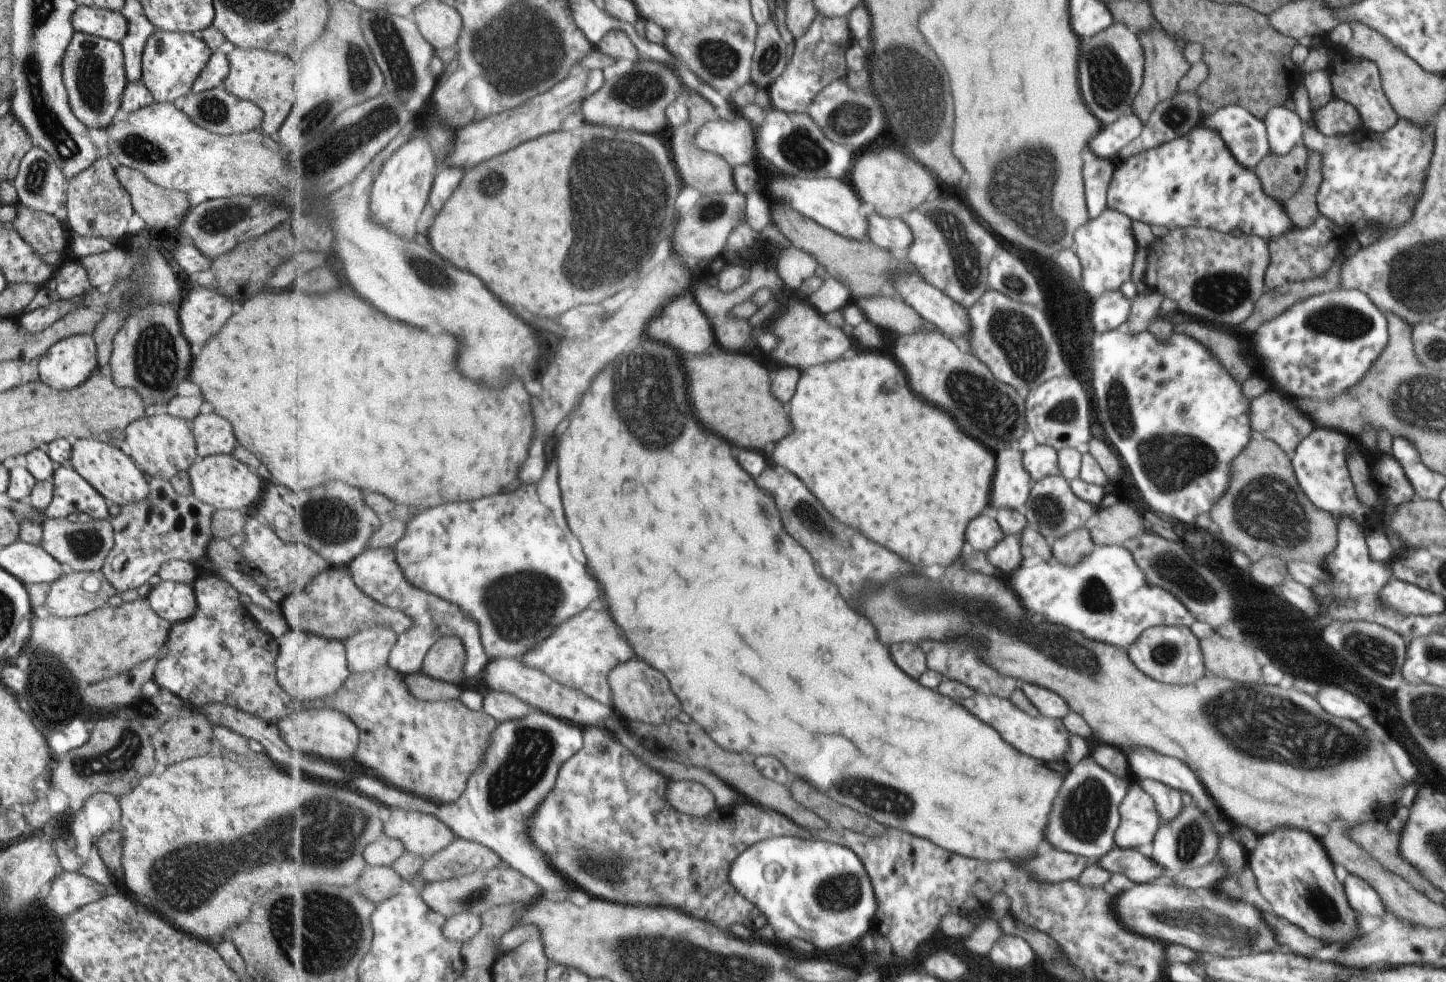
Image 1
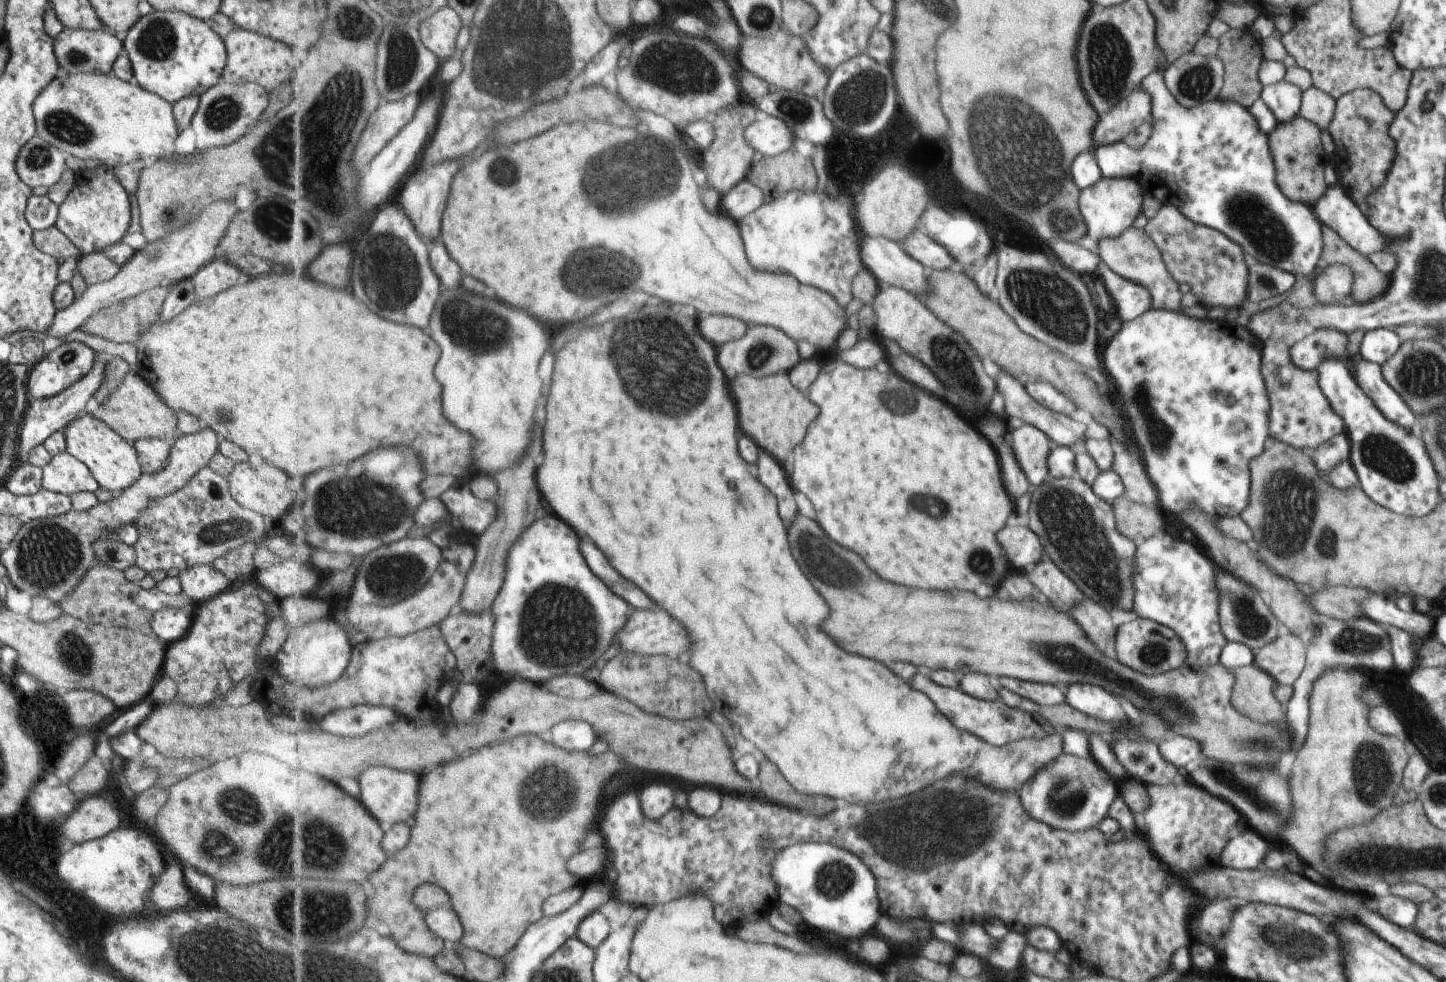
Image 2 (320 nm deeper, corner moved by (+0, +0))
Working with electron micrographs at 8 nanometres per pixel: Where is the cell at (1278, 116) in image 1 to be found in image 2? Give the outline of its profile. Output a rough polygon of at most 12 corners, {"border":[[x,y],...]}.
{"border":[[1263,85],[1260,99],[1280,124],[1298,114],[1298,86]]}

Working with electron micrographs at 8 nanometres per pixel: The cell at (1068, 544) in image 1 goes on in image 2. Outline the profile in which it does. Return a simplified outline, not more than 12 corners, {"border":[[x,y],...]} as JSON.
{"border":[[1084,596],[1068,615],[1103,654],[1115,633],[1109,611]]}

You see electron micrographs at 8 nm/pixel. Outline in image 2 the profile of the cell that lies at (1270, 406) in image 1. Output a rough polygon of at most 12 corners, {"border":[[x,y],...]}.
{"border":[[1263,340],[1271,438],[1317,449],[1345,422],[1317,371],[1295,368],[1287,346]]}

